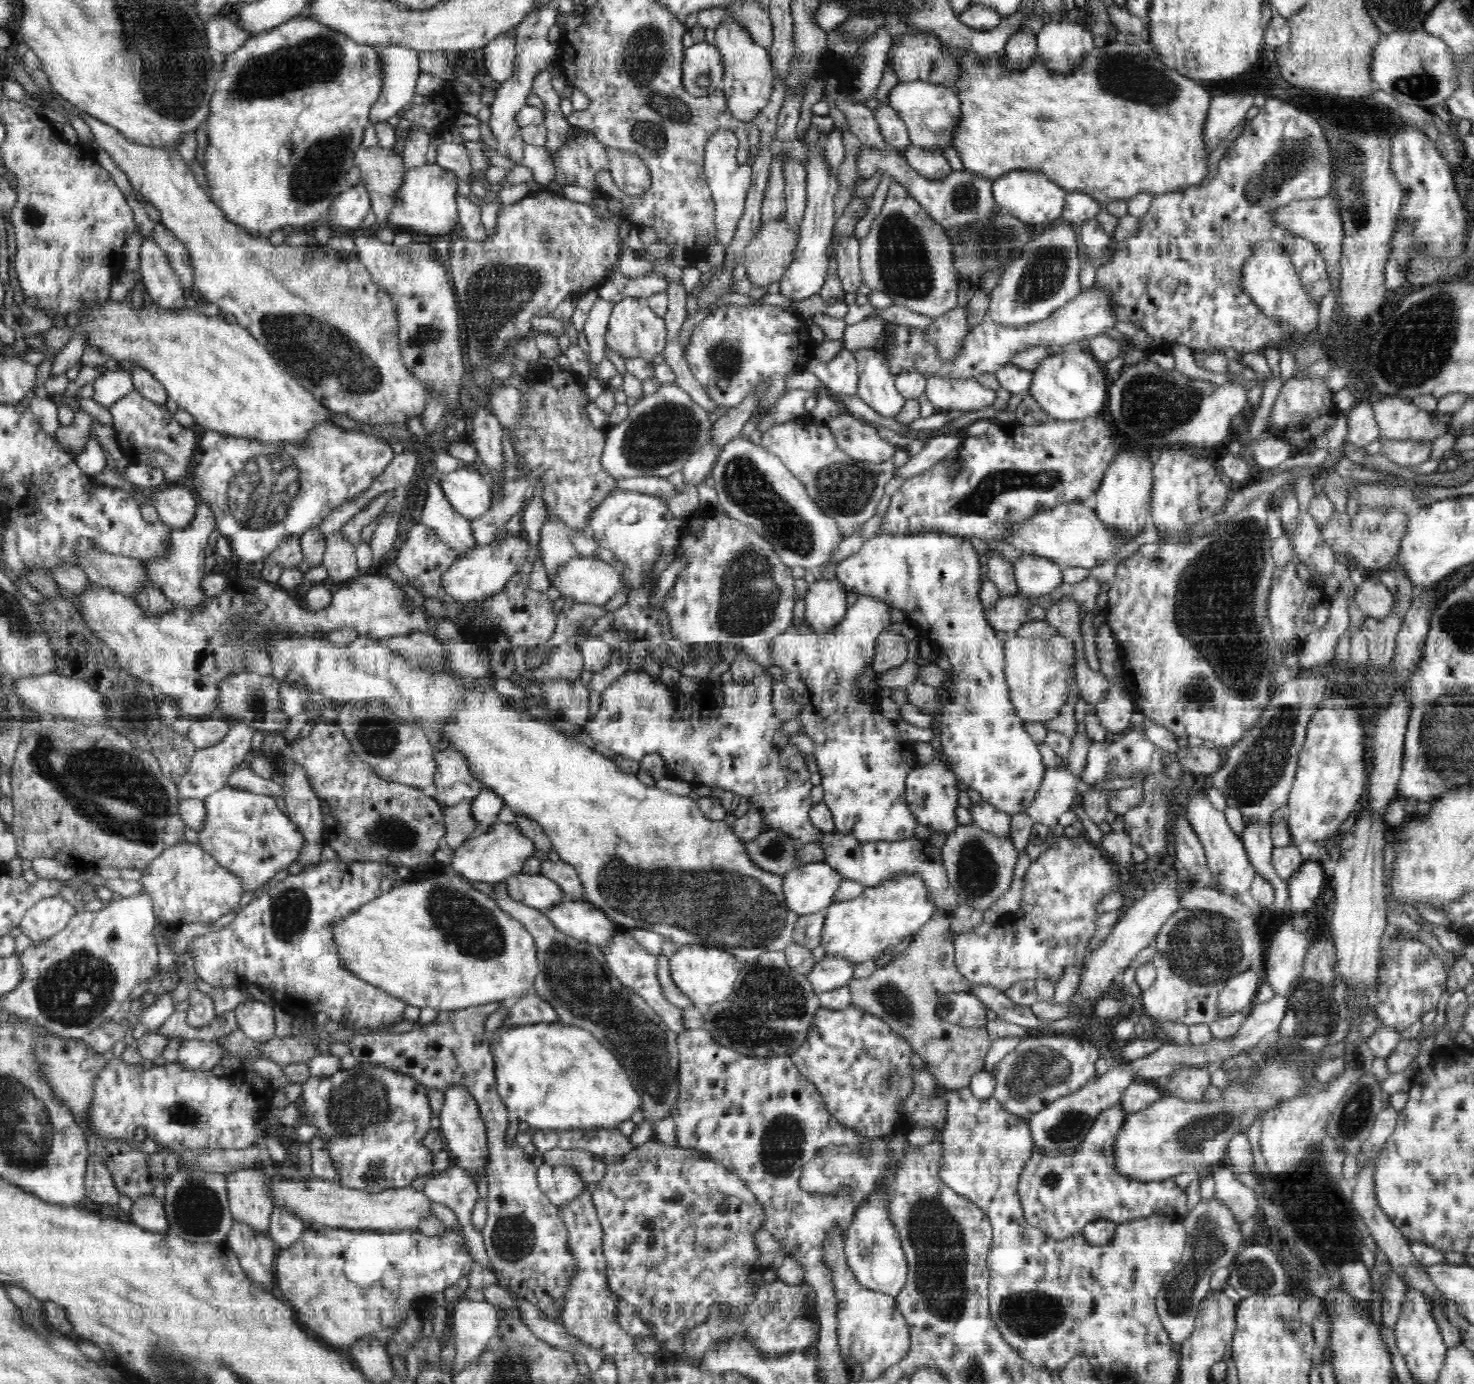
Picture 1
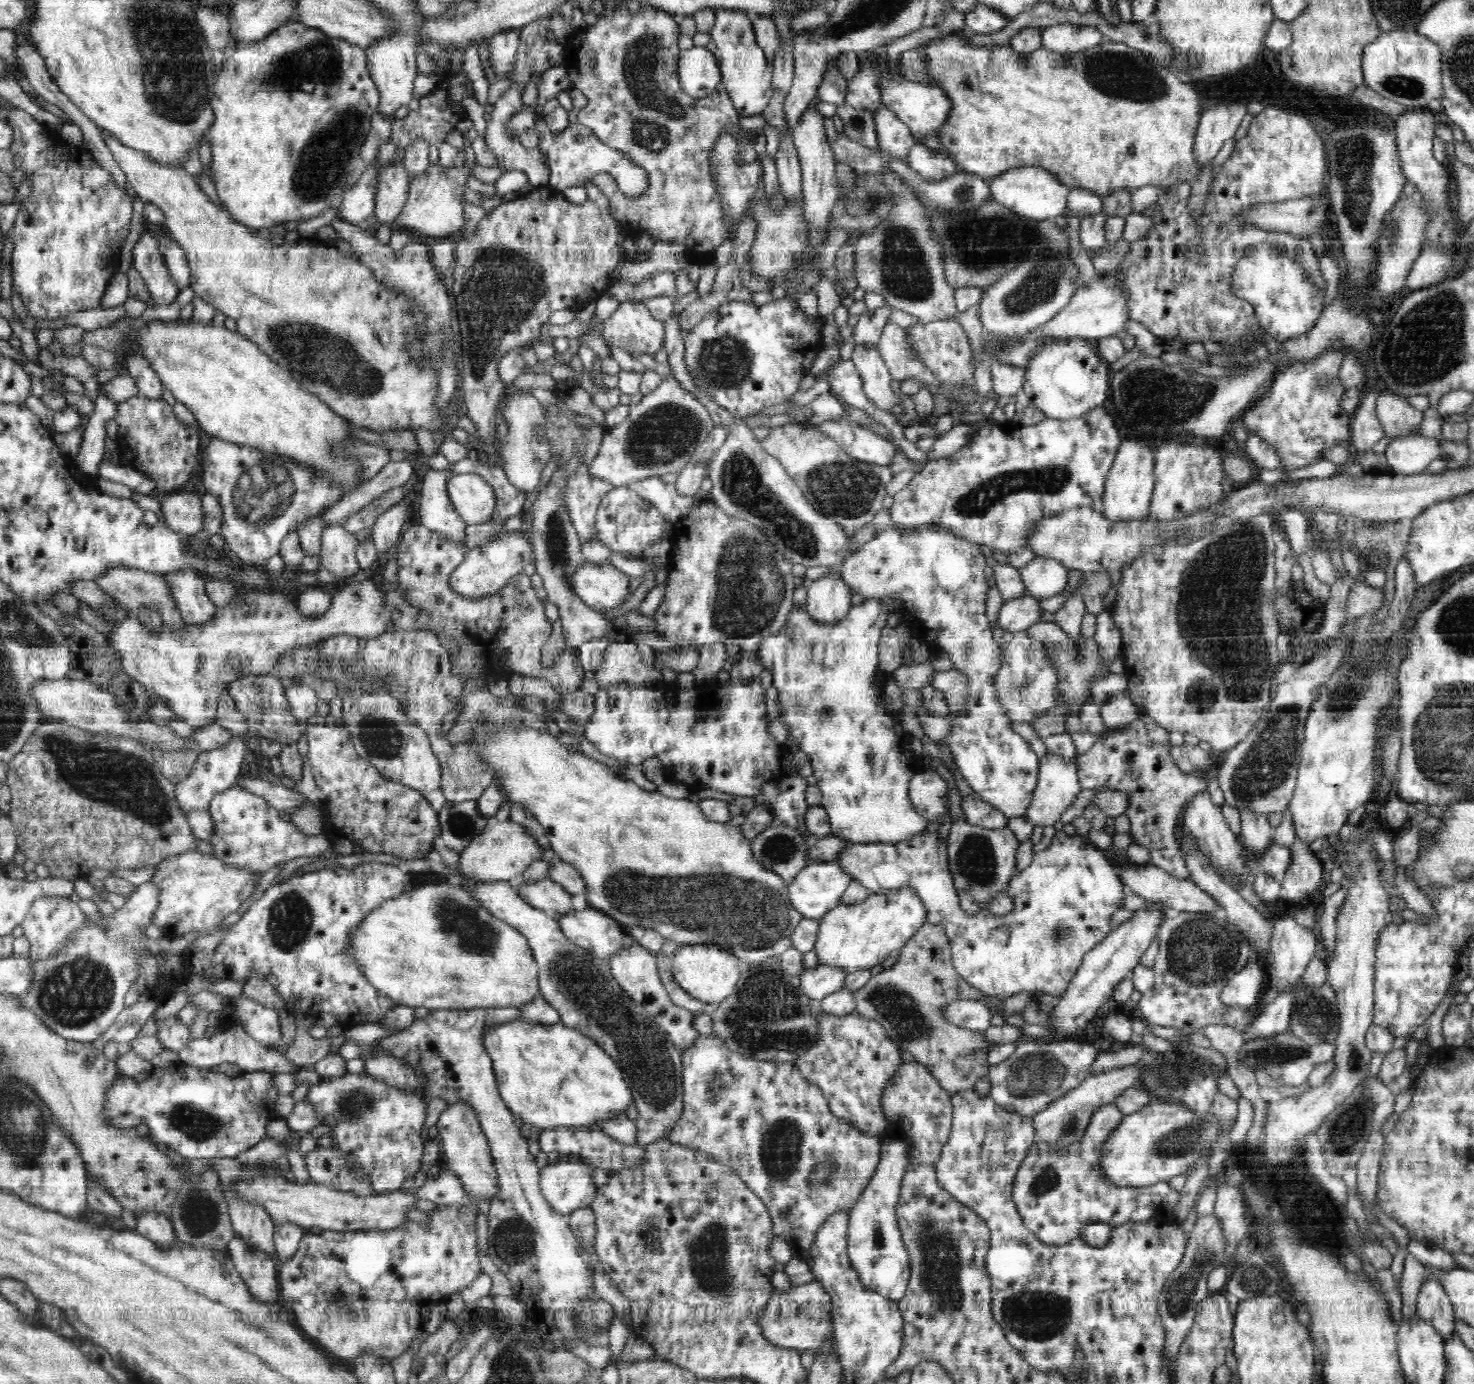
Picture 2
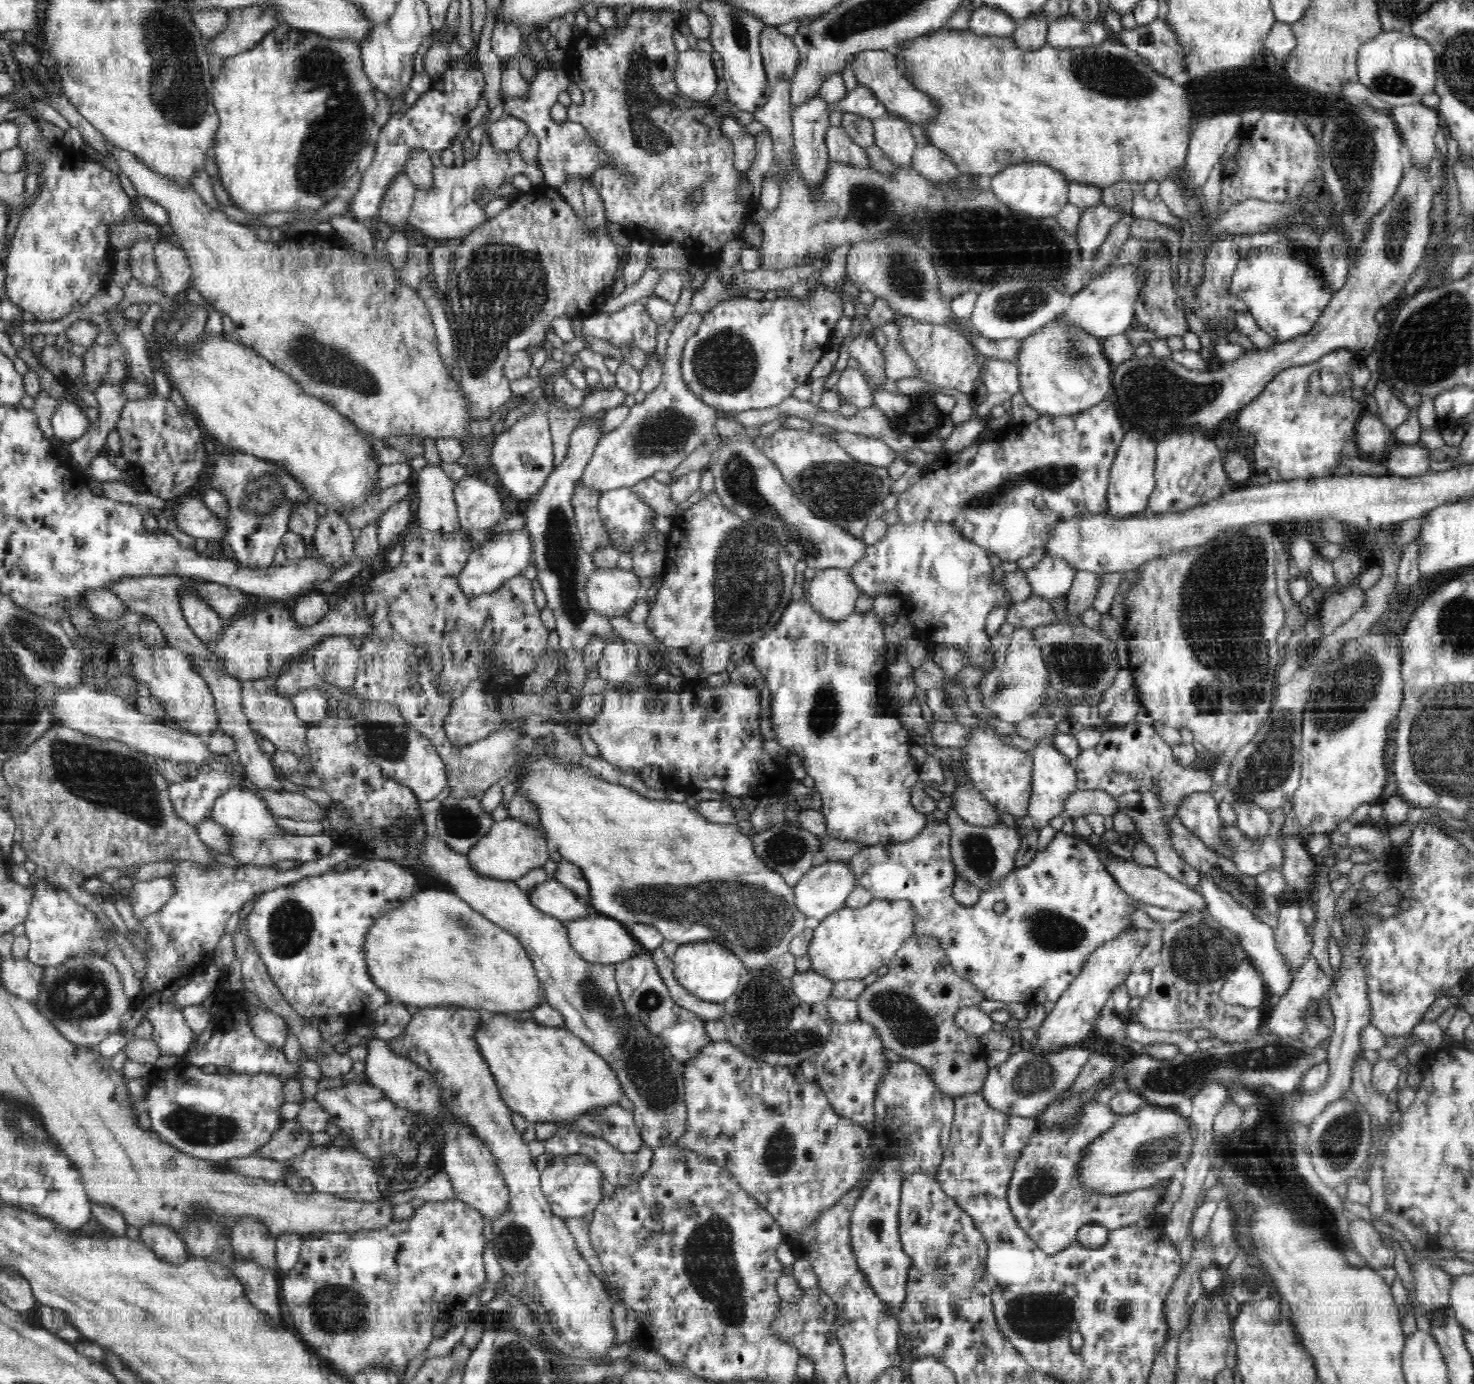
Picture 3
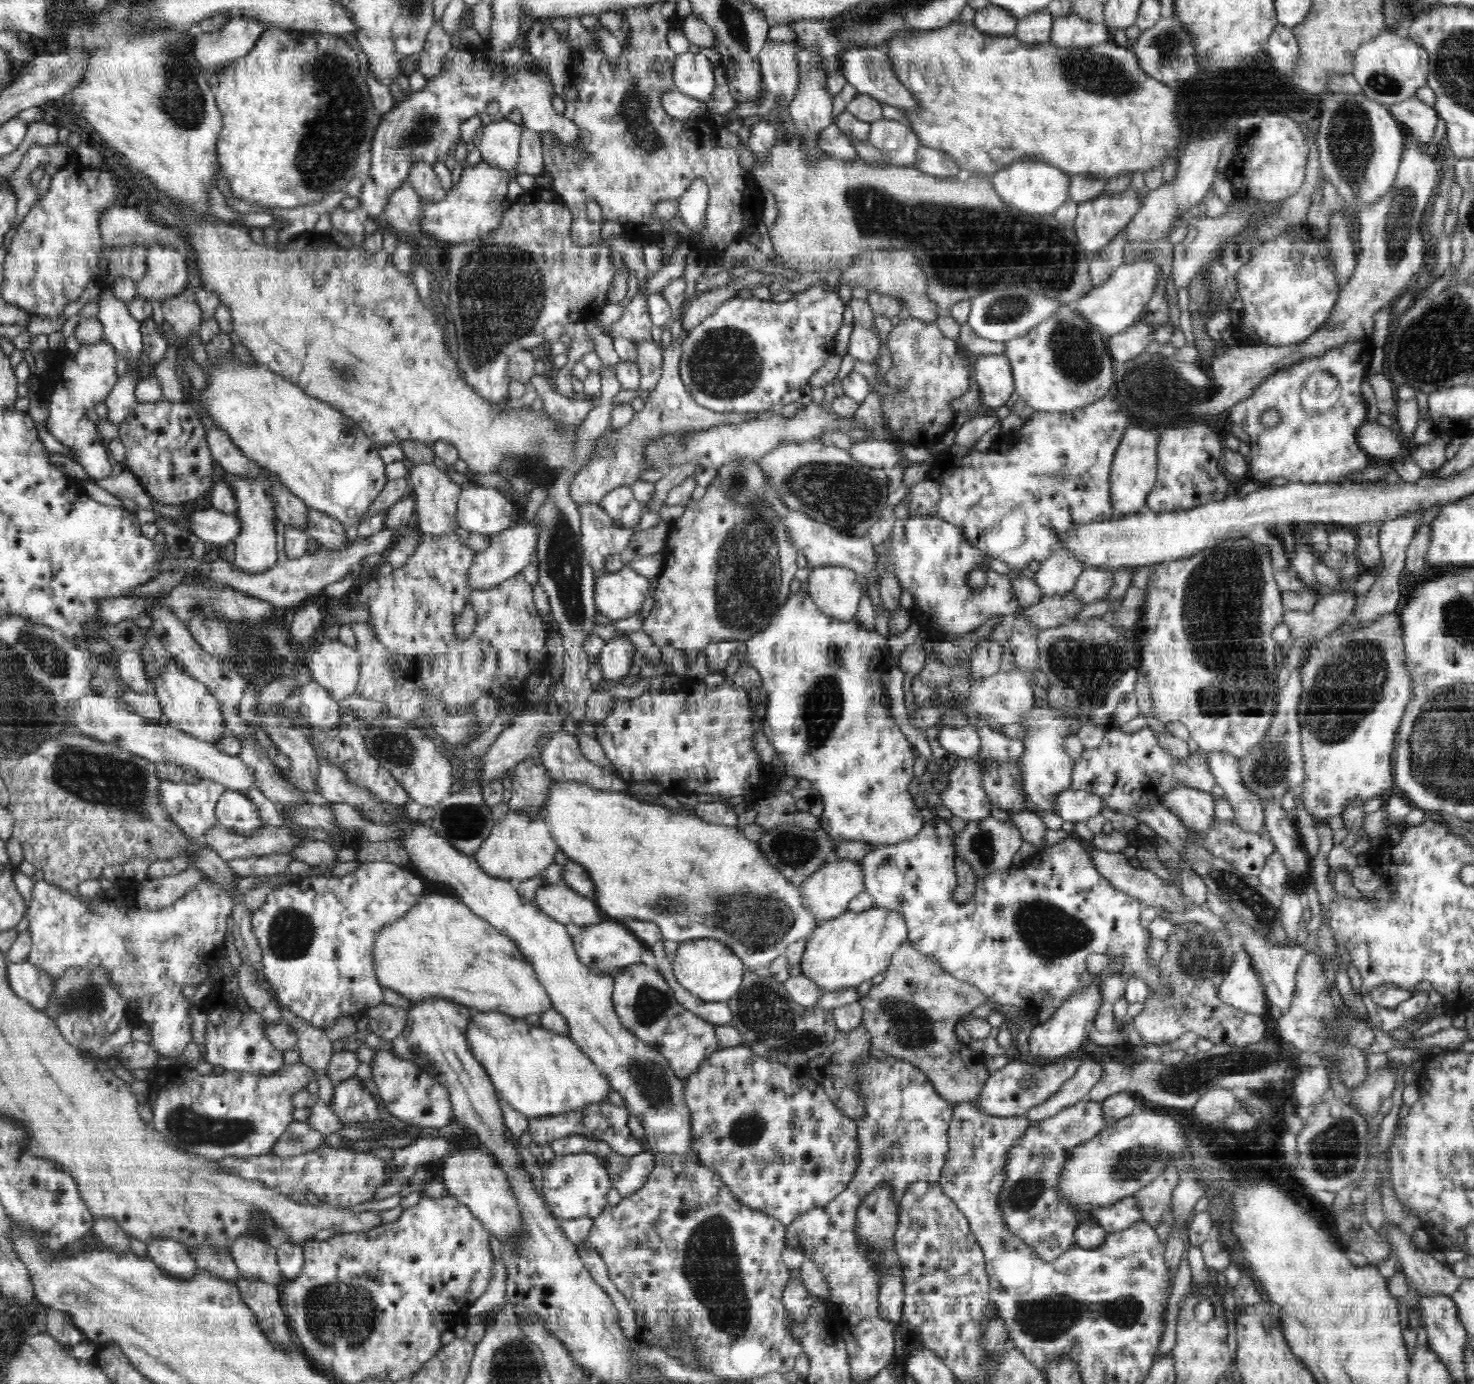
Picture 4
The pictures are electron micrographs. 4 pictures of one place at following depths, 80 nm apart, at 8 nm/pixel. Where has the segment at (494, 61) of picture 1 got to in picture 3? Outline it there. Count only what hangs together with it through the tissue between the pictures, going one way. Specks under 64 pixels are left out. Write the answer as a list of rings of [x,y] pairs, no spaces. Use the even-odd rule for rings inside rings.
[[[498,21],[491,37],[491,47],[494,53],[498,55],[501,61],[501,68],[511,56],[519,56],[522,48],[522,32],[521,27],[514,23],[506,23],[506,21]]]

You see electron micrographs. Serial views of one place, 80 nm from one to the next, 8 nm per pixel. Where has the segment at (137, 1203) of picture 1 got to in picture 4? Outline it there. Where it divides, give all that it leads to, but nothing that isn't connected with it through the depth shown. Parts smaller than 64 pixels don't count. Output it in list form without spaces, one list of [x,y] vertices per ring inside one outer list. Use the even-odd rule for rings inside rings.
[[[157,1239],[148,1245],[148,1256],[160,1271],[168,1273],[172,1279],[190,1281],[197,1274],[194,1256],[178,1241]]]

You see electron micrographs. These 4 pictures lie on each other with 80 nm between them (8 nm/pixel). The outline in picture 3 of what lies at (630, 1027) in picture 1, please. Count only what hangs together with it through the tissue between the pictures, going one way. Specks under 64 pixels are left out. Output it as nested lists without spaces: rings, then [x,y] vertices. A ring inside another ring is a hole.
[[[426,837],[418,854],[419,867],[424,868],[432,877],[442,880],[452,886],[452,891],[464,902],[467,902],[476,912],[497,924],[502,930],[519,939],[526,950],[528,958],[533,962],[535,973],[544,988],[547,1003],[556,1008],[565,1019],[565,1028],[580,1037],[608,1066],[616,1073],[623,1094],[634,1105],[633,1119],[644,1145],[651,1149],[660,1146],[680,1145],[678,1140],[686,1128],[686,1102],[683,1067],[671,1055],[665,1042],[653,1032],[650,1032],[640,1021],[626,1013],[622,999],[617,989],[615,979],[616,965],[591,964],[586,962],[573,948],[568,938],[564,922],[536,908],[527,894],[522,892],[512,881],[500,881],[478,875],[472,868],[468,857],[456,852],[446,843],[435,837]]]

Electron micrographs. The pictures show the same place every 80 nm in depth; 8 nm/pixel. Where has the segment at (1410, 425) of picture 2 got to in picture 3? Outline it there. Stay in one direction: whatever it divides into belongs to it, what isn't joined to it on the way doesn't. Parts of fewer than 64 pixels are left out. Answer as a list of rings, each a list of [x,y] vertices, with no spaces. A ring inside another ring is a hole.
[[[1384,380],[1376,384],[1373,394],[1378,409],[1380,420],[1394,432],[1394,430],[1406,420],[1410,410],[1407,404],[1401,400],[1400,395]]]

